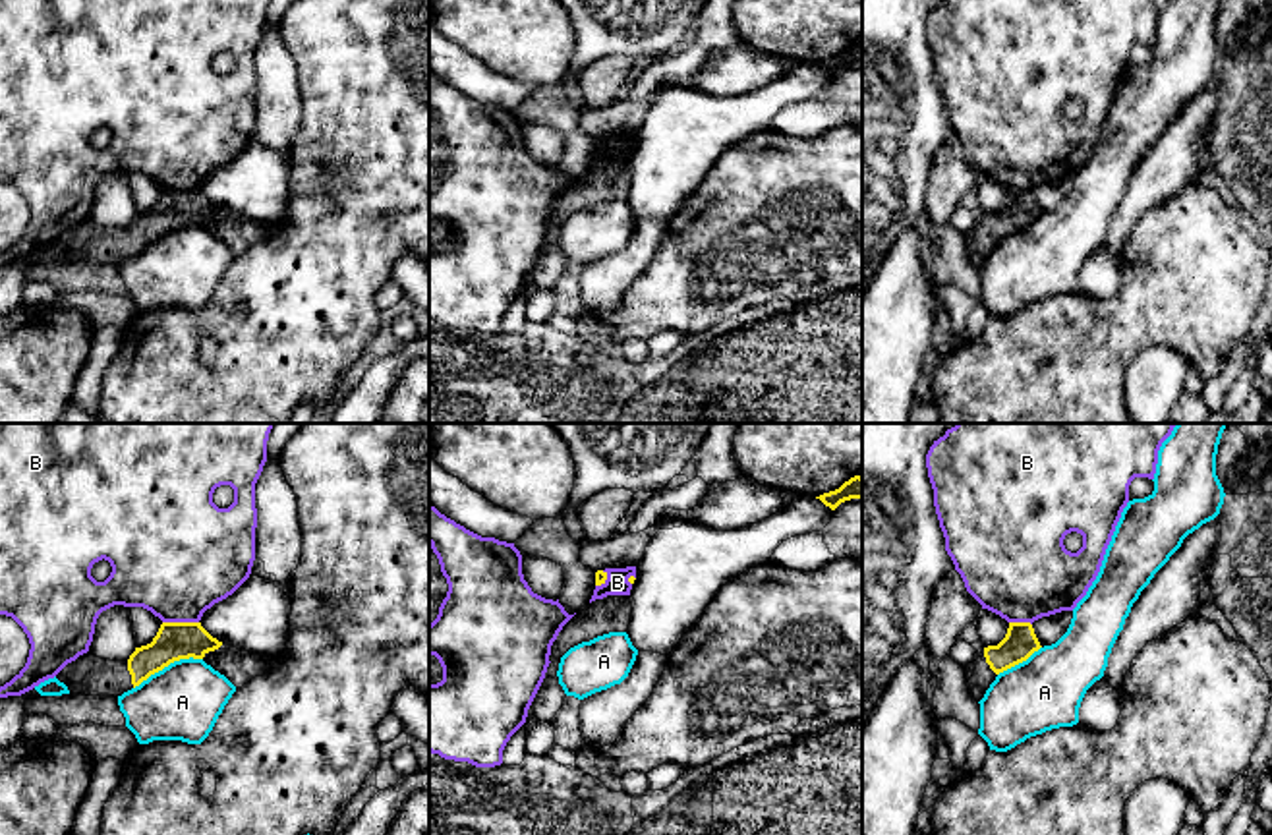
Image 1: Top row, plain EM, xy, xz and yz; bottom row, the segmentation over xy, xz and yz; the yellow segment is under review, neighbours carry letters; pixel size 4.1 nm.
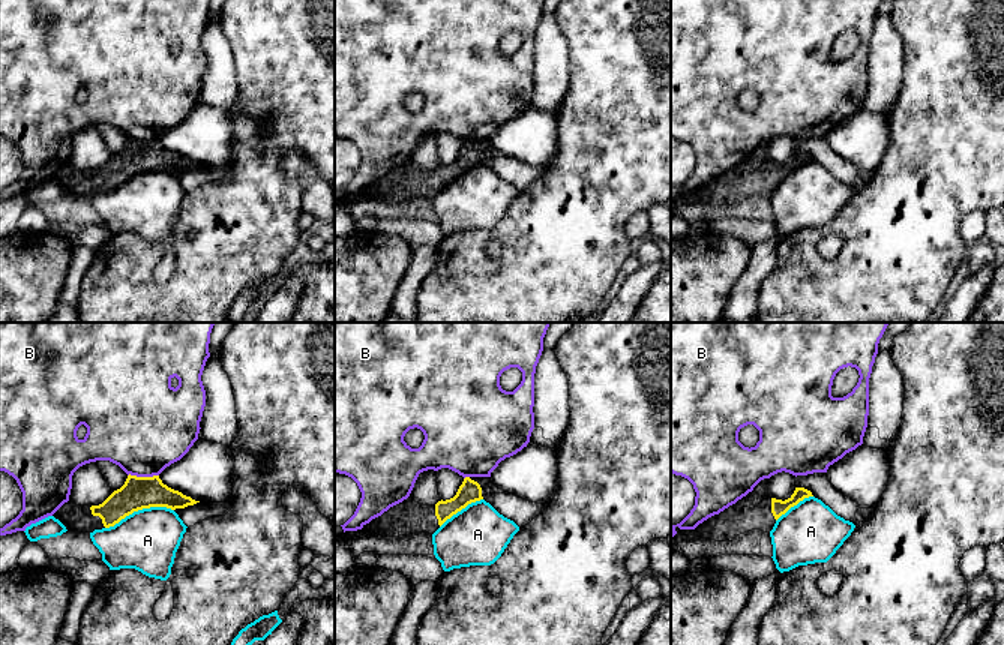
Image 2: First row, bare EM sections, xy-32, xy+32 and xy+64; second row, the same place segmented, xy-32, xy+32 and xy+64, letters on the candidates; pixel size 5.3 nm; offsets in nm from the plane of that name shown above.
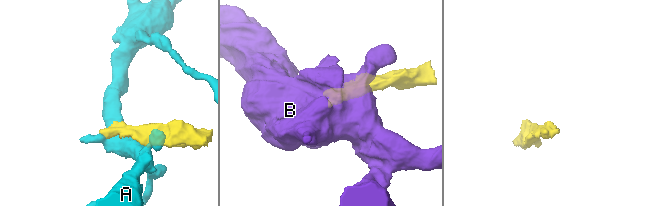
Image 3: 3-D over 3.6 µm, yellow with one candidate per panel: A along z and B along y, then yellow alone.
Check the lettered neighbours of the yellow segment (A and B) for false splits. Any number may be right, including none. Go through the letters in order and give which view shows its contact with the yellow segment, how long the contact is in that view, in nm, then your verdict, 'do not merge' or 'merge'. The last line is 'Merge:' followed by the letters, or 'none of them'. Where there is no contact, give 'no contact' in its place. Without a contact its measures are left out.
A: contact in xy; length 320 nm; do not merge
B: contact in xy; length 150 nm; do not merge
Merge: none of them

